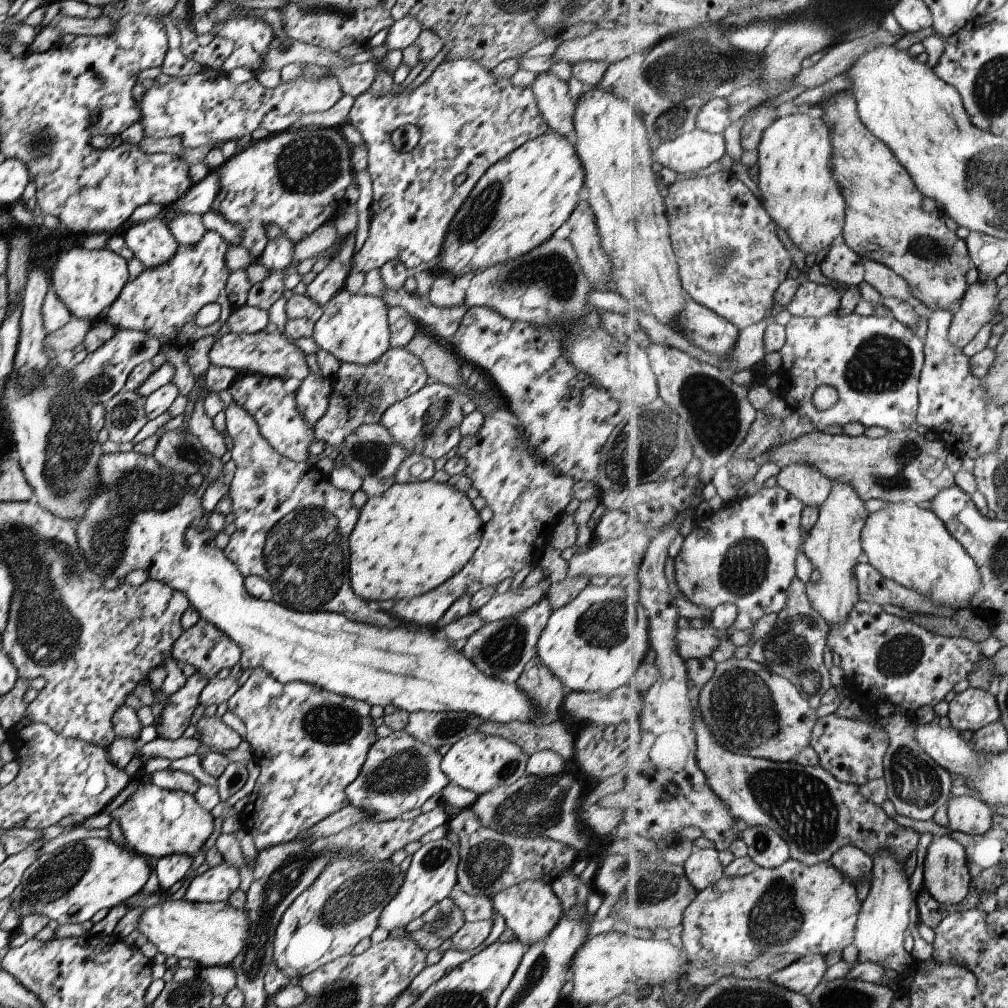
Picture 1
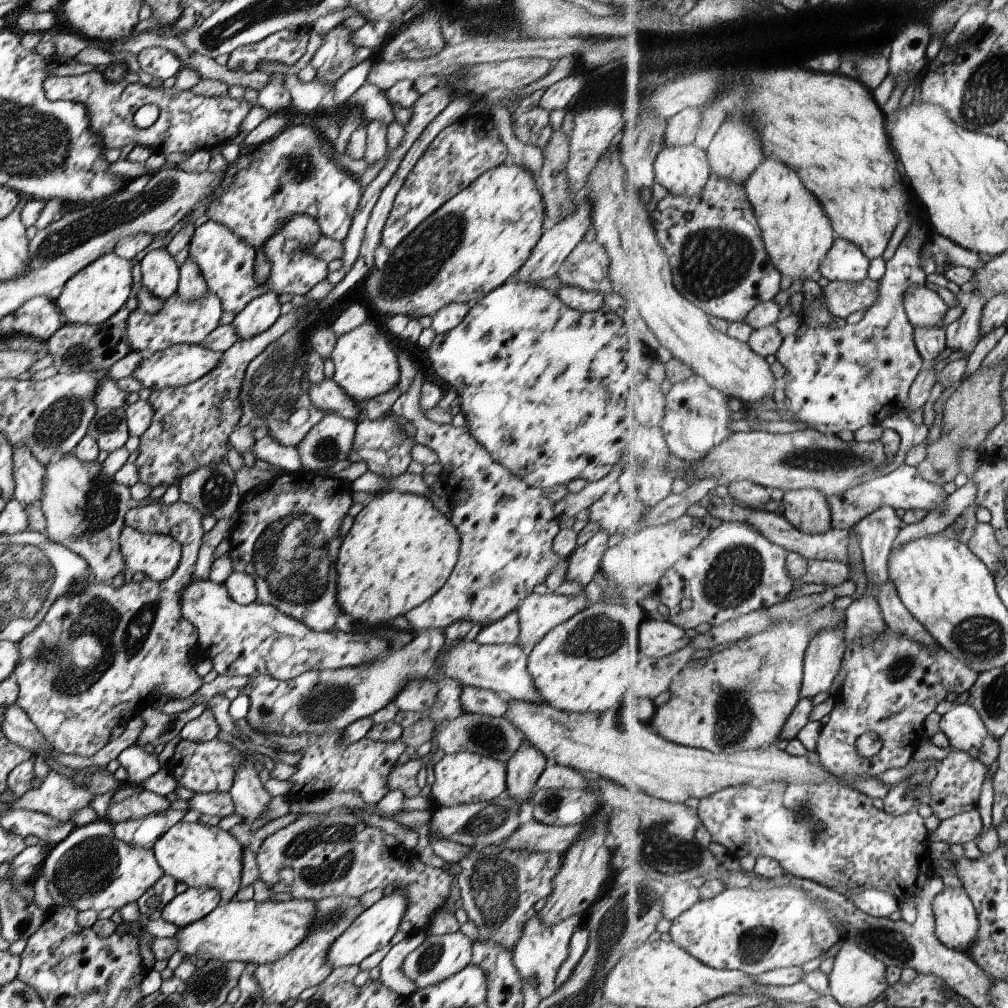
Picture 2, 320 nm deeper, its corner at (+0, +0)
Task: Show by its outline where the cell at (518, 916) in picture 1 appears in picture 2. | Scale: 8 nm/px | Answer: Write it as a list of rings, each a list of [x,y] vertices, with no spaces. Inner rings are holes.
[[[536,915],[525,922],[521,936],[513,946],[511,961],[517,970],[519,979],[527,980],[535,988],[535,992],[539,994],[541,999],[547,998],[556,990],[553,980],[555,980],[557,968],[567,958],[569,940],[576,930],[575,927],[579,926],[581,926],[580,917],[575,915],[569,916],[565,920],[553,924],[553,926],[543,926]]]

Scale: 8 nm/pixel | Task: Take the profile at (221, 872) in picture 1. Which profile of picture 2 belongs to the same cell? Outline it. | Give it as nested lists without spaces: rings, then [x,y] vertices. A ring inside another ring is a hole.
[[[199,886],[188,887],[182,894],[176,894],[160,912],[163,922],[183,928],[203,918],[221,903],[217,890]]]

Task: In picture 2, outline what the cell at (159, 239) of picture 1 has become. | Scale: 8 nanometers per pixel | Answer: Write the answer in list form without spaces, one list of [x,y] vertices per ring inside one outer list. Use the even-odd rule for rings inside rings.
[[[166,248],[151,250],[138,263],[142,288],[149,294],[164,301],[176,292],[178,267]]]

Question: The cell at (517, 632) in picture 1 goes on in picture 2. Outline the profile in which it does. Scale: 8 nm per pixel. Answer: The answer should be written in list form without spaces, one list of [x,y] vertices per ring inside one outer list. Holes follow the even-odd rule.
[[[462,686],[460,695],[462,712],[491,717],[501,717],[507,710],[507,703],[491,690]]]

